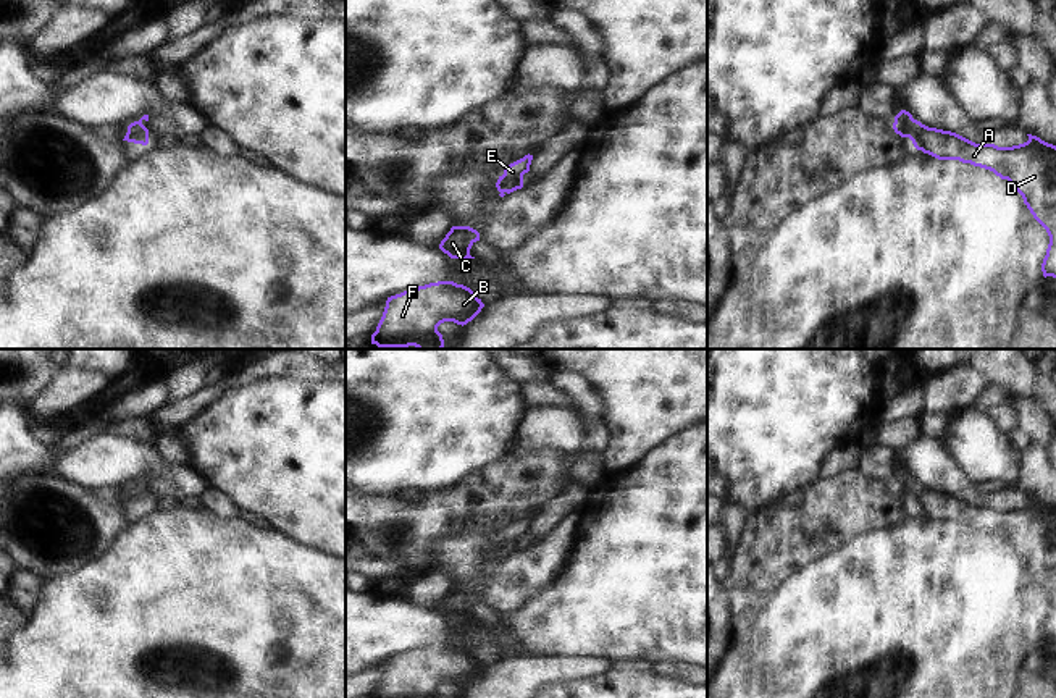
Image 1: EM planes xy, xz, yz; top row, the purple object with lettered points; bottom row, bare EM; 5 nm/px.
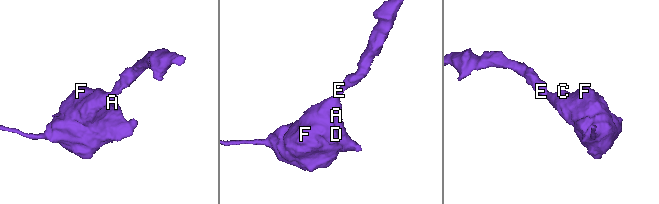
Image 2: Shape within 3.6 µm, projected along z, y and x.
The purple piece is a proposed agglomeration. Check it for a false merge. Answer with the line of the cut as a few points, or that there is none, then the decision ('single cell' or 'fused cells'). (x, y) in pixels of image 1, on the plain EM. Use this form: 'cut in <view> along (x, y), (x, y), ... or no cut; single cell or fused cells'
no cut; single cell

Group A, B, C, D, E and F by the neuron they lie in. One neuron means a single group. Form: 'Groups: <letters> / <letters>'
Groups: A B C D E F.

